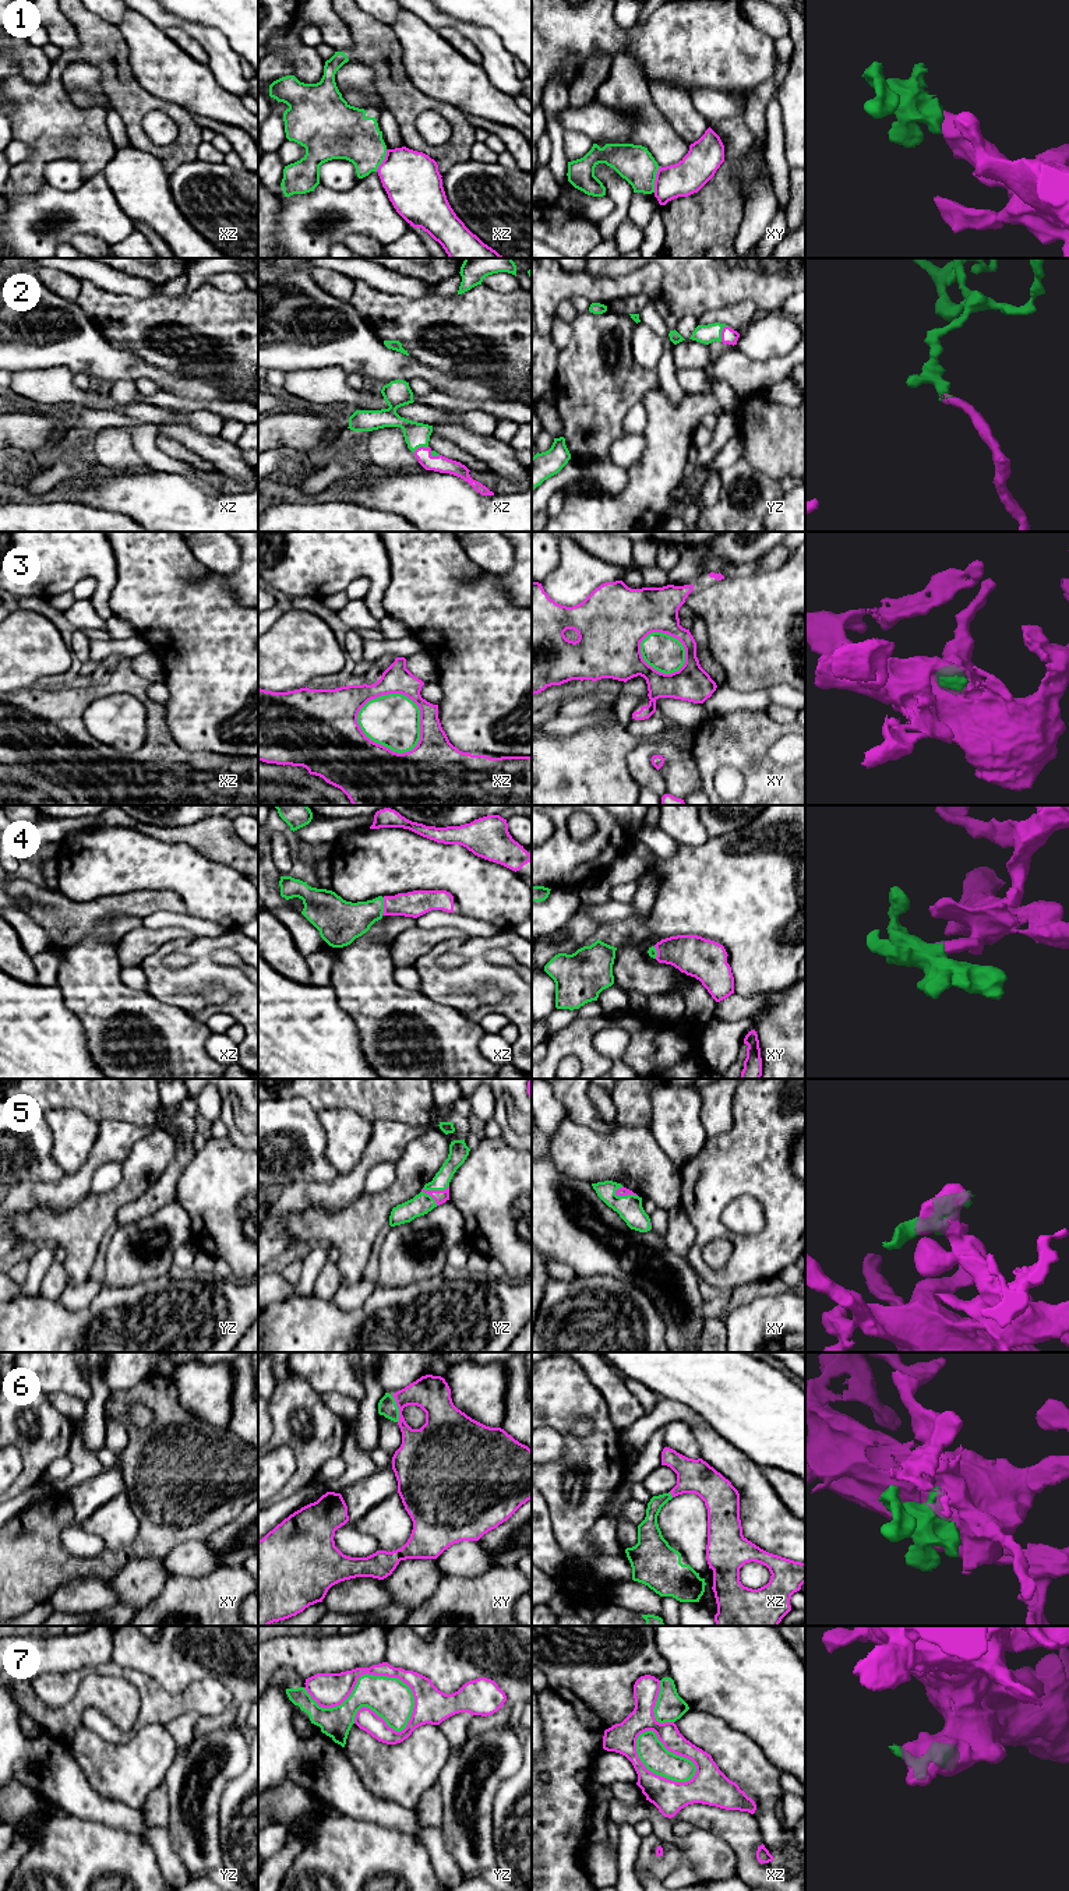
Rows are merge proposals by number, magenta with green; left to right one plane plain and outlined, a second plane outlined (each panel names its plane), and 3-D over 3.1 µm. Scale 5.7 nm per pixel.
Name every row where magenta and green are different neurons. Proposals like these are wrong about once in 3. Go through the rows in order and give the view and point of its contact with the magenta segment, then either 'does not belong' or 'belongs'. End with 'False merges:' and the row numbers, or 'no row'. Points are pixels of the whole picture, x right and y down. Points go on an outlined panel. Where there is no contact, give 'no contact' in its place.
1: contact xy (656, 179); does not belong
2: contact yz (722, 332); belongs
3: contact xz (383, 745); does not belong
4: contact xz (384, 906); belongs
5: contact yz (434, 1191); belongs
6: contact xy (398, 1407); belongs
7: contact yz (362, 1675); does not belong
False merges: 1, 3, 7

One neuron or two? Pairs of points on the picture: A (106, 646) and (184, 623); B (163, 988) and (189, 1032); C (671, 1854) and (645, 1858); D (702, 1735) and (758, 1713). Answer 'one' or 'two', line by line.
A: two
B: two
C: one
D: two

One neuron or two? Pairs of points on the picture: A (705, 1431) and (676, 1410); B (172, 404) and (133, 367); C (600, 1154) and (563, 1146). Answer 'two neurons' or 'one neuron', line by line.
A: two neurons
B: two neurons
C: one neuron

